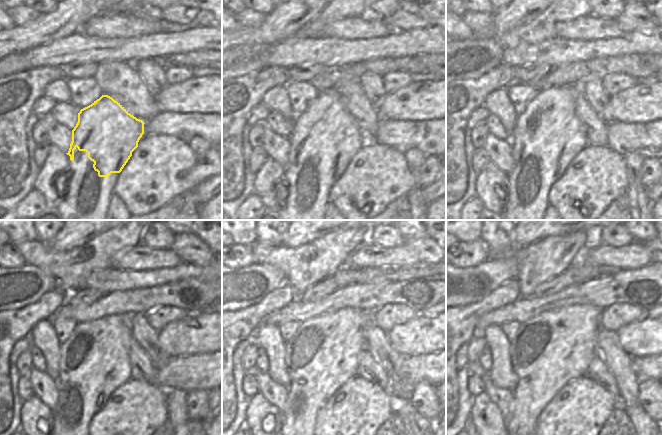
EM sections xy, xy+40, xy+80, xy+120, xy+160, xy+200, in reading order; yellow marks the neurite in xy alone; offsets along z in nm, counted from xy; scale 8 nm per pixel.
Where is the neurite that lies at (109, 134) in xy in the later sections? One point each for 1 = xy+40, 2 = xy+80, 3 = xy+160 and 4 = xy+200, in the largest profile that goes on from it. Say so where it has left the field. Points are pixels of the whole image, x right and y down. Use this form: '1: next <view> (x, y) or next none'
1: next xy+40 (325, 128)
2: next xy+80 (548, 126)
3: next xy+160 (326, 348)
4: next xy+200 (556, 347)

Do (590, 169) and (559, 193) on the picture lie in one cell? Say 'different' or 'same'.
same

